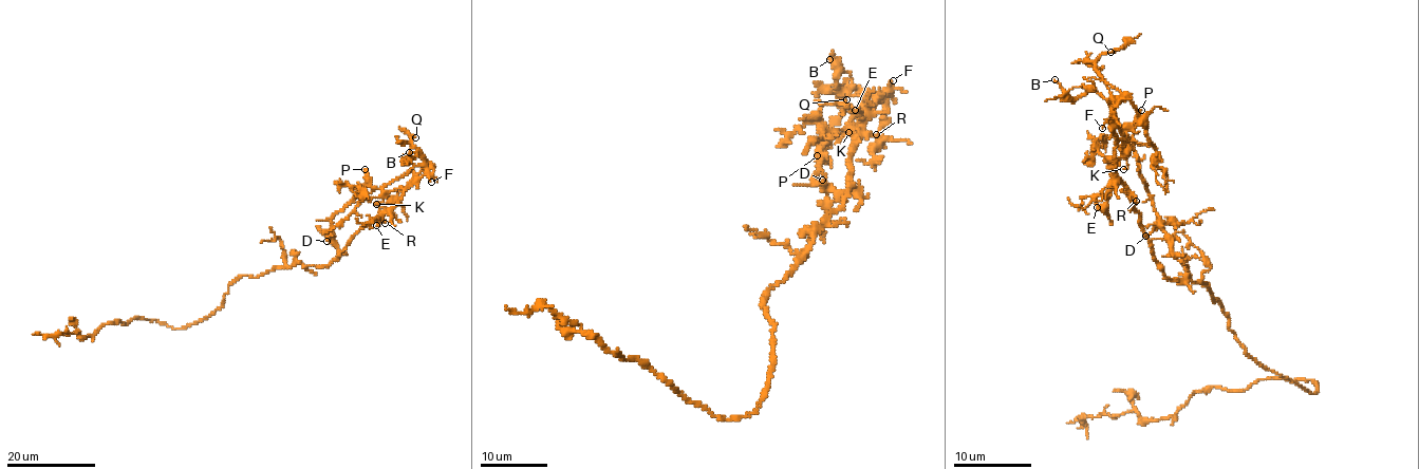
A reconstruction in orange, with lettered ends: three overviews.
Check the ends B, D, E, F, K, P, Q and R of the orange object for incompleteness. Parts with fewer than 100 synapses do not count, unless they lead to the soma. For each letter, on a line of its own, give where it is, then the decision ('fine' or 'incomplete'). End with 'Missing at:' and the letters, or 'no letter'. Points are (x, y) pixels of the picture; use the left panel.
B: (409, 152) | fine
D: (327, 241) | fine
E: (376, 225) | fine
F: (431, 182) | fine
K: (376, 204) | fine
P: (365, 169) | fine
Q: (415, 137) | incomplete
R: (385, 223) | fine
Missing at: Q

